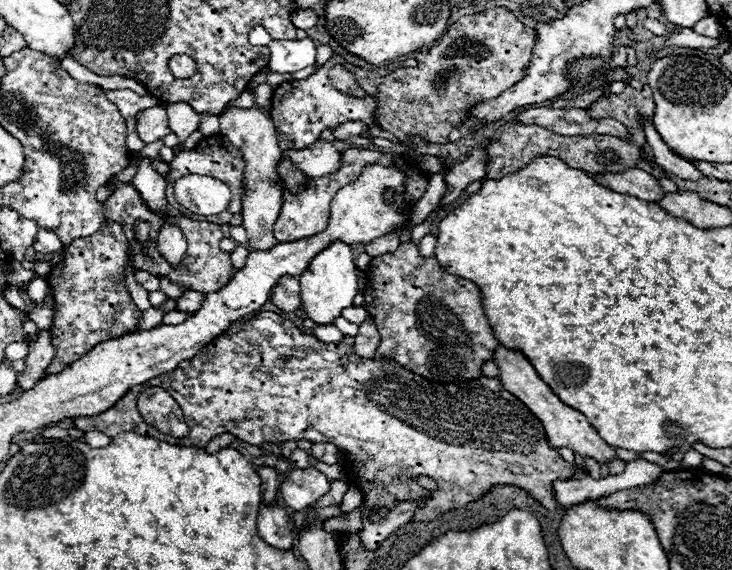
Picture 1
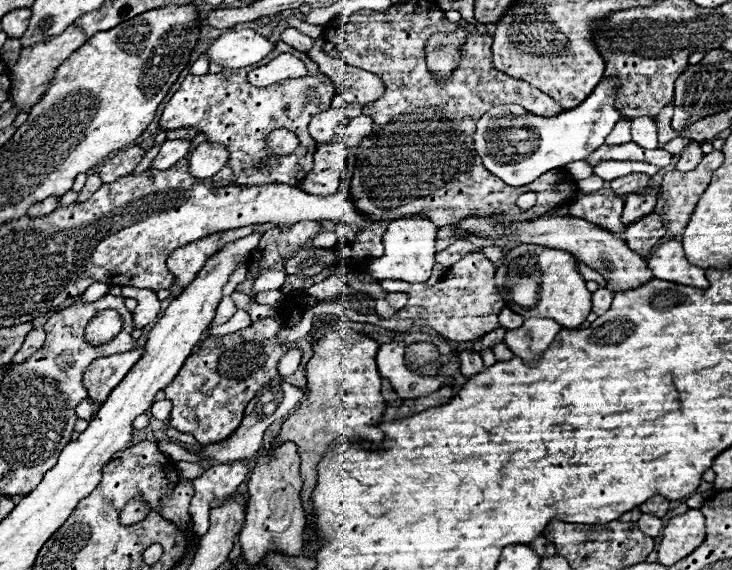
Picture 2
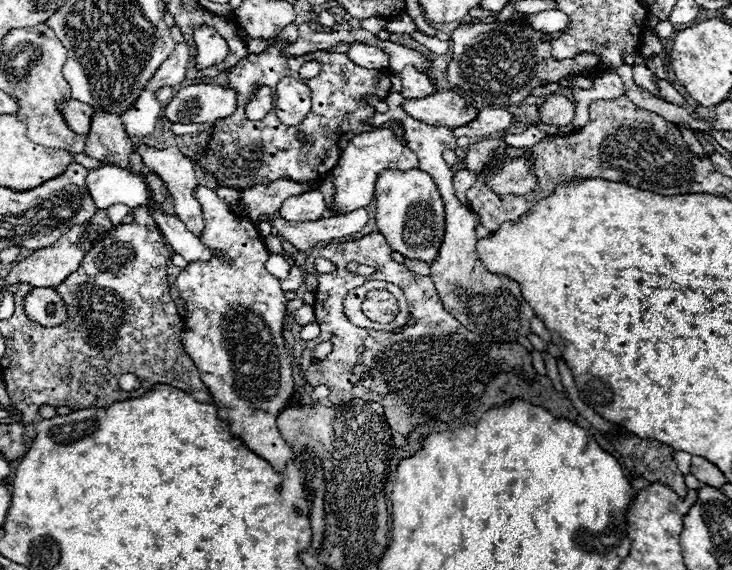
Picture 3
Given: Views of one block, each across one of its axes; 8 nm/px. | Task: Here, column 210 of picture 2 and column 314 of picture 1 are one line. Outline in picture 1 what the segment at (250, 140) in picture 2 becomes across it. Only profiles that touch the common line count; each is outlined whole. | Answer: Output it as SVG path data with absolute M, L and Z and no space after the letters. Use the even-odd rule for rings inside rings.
M332 56L316 74L304 78L304 80L290 80L290 82L284 82L280 84L276 90L274 90L274 98L272 98L272 108L270 108L270 114L272 118L276 120L276 132L278 132L278 146L282 148L282 158L278 162L278 176L280 176L280 184L282 184L282 190L288 190L292 194L308 188L310 180L306 174L302 174L294 164L292 160L286 156L288 150L304 150L308 148L310 144L314 144L320 134L324 130L334 130L336 126L344 124L344 122L350 122L350 120L362 120L366 122L368 126L374 124L374 110L378 106L378 84L382 82L382 76L384 72L382 70L362 70L358 66L348 66L354 74L356 74L356 80L358 84L366 90L366 98L352 98L352 96L346 96L346 94L340 94L336 88L332 88L330 80L328 80L328 70L330 66L334 64L346 64L346 60L342 56Z

